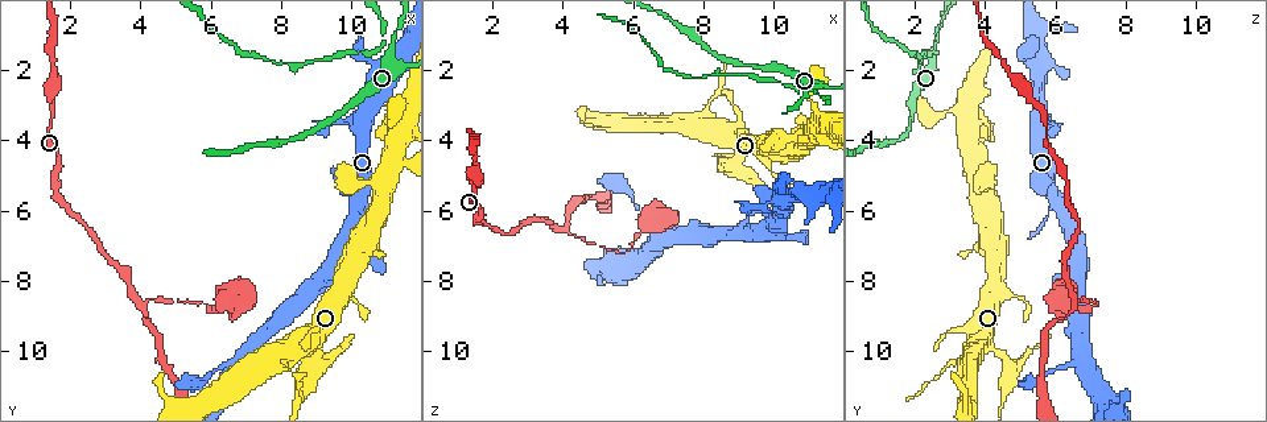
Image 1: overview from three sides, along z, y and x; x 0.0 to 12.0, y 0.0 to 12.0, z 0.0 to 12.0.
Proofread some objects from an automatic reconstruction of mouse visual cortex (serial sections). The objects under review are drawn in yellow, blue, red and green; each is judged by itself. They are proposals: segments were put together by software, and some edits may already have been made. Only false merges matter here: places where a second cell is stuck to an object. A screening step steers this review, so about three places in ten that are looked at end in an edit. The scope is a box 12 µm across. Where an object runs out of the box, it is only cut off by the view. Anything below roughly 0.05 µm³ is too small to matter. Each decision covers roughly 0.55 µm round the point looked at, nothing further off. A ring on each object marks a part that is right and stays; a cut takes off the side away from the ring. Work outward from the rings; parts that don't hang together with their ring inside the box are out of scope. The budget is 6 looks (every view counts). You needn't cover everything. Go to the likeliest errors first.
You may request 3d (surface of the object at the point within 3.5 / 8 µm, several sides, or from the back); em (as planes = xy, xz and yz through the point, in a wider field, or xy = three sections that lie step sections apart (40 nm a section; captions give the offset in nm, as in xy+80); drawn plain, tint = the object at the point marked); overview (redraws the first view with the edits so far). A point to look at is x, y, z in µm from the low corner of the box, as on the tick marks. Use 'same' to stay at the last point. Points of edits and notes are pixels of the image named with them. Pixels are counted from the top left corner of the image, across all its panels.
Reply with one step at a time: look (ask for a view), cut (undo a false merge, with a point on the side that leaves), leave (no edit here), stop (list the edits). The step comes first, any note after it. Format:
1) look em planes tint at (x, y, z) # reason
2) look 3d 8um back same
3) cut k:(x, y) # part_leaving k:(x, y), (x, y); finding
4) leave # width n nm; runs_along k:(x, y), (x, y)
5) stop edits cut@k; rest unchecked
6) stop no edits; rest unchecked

look 3d 3.5um at (3.9, 8.7, 6.5) # abrupt turn

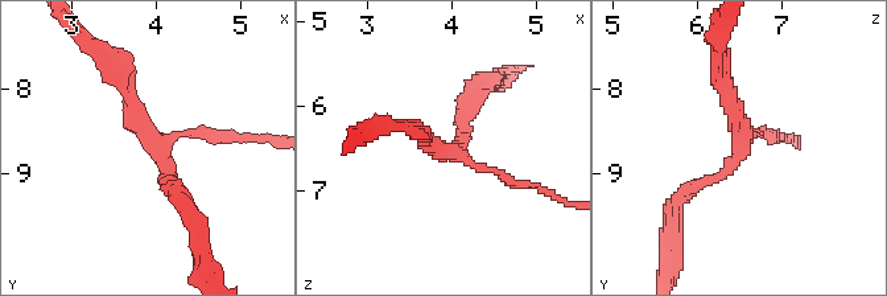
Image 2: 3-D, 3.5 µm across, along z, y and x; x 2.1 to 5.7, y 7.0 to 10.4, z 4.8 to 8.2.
look em xy step 3 tint at (3.95, 8.70, 6.50) # shape alone is not enough

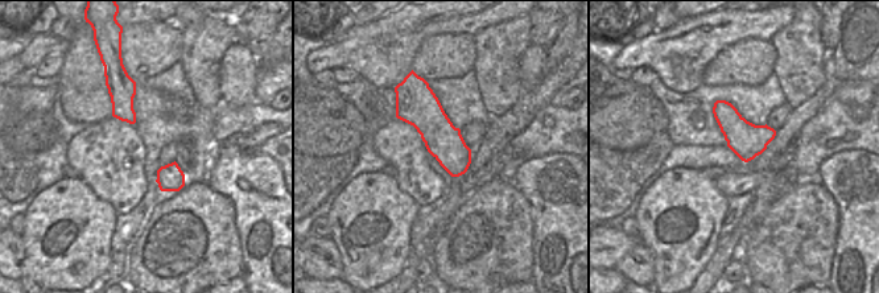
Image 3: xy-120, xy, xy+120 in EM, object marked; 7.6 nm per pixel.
leave # runs_along 2:(116, 72), (152, 144), (189, 132), (230, 140); continuous, no second cell

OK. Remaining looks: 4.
look 3d 3.5um at (11.2, 1.0, 2.7) # sharp bend

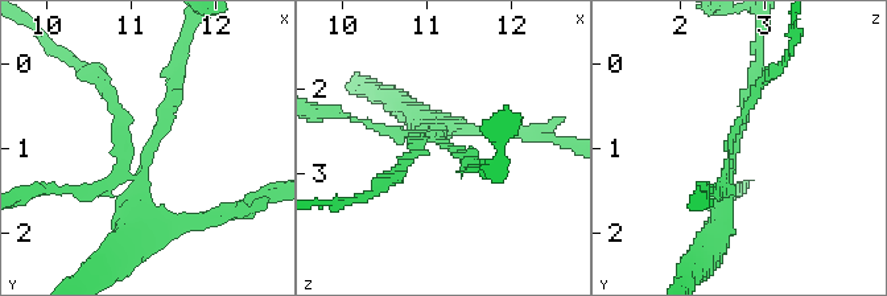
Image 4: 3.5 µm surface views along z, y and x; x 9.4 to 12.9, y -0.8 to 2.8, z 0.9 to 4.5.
look em xy step 1 tint at (11.20, 1.00, 2.65) # need the tissue

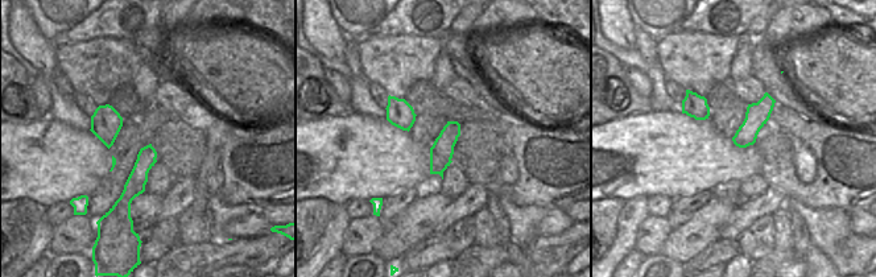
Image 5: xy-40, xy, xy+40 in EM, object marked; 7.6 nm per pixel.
cut 4:(123, 130) # arm_widths 150, 300 nm; part_leaving 4:(111, 194), (103, 186), (34, 190); two cells meet here

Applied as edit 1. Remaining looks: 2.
stop edits cut@4; rest unchecked

